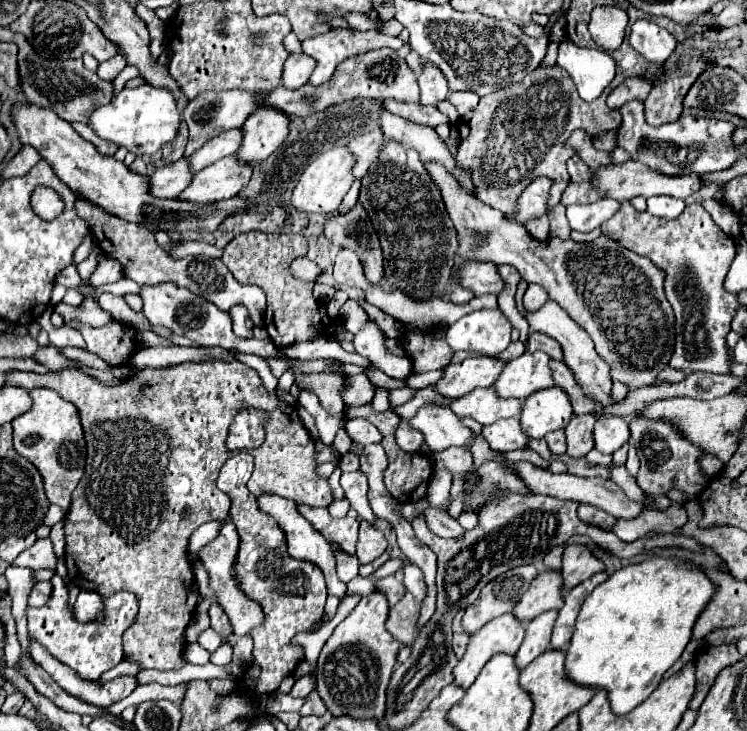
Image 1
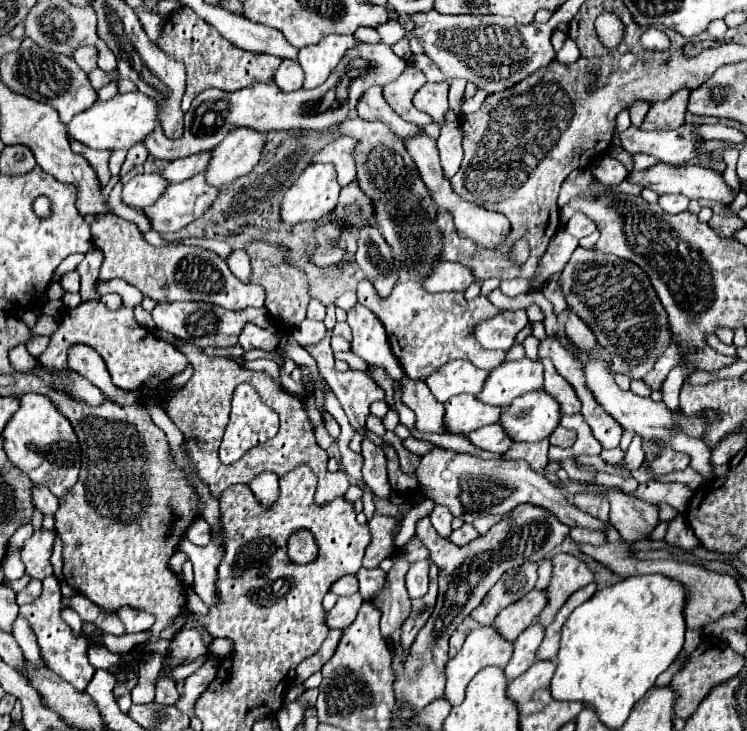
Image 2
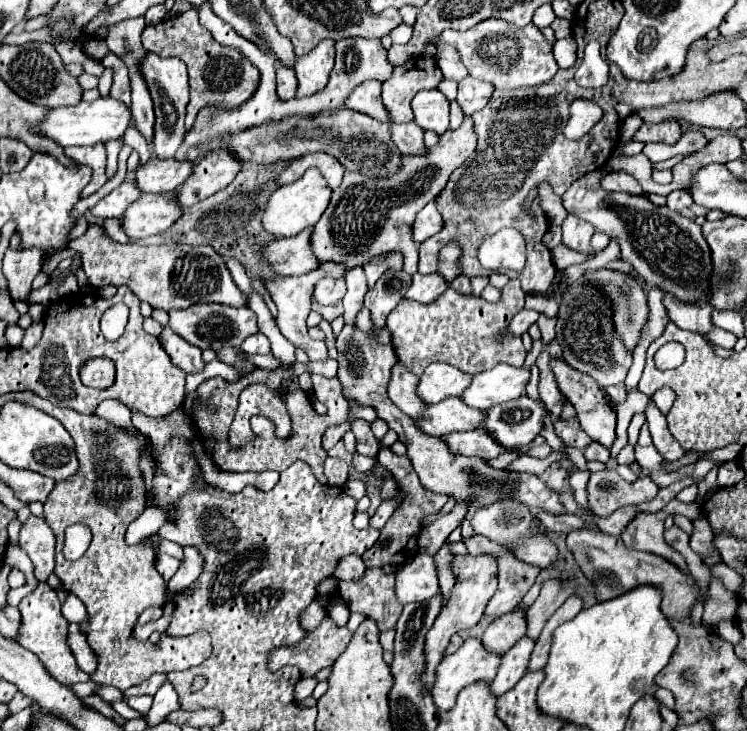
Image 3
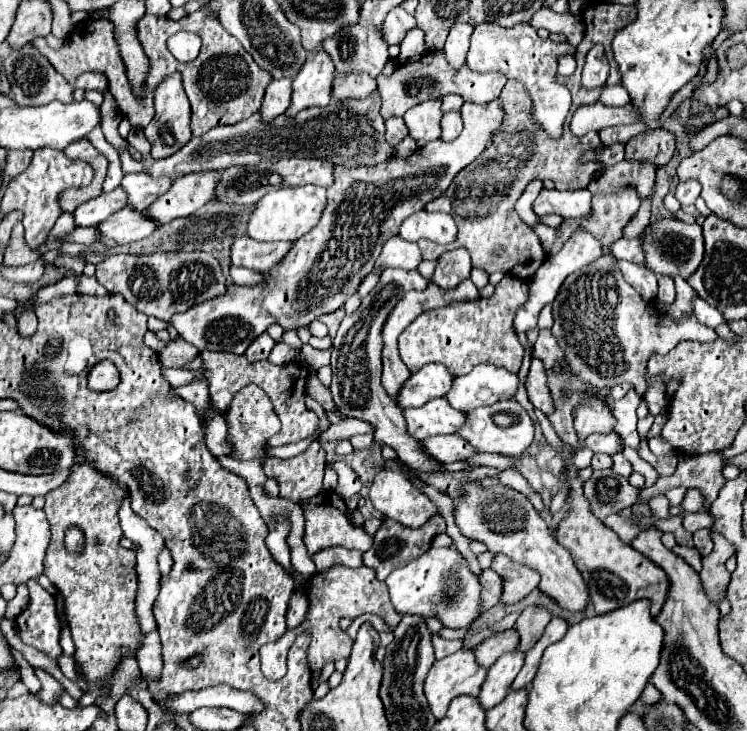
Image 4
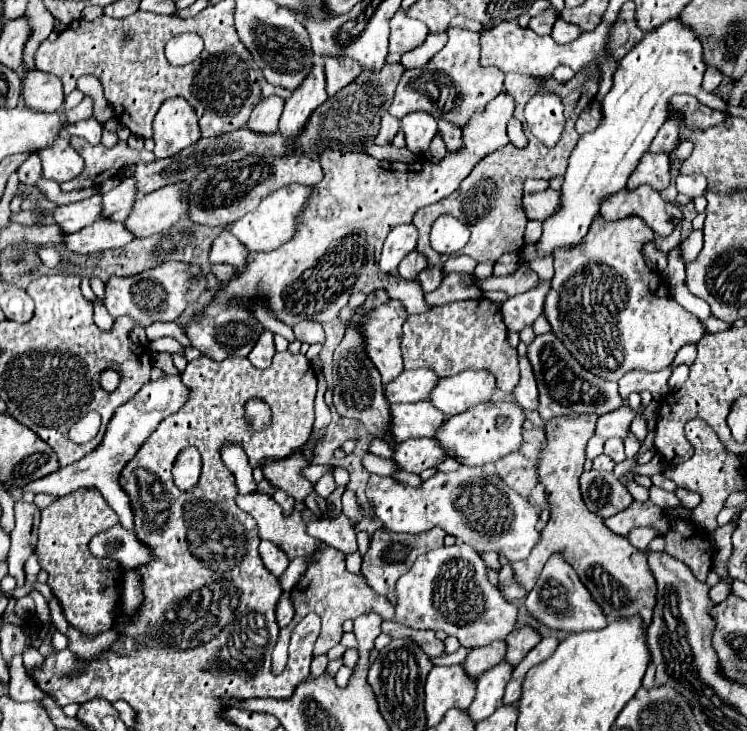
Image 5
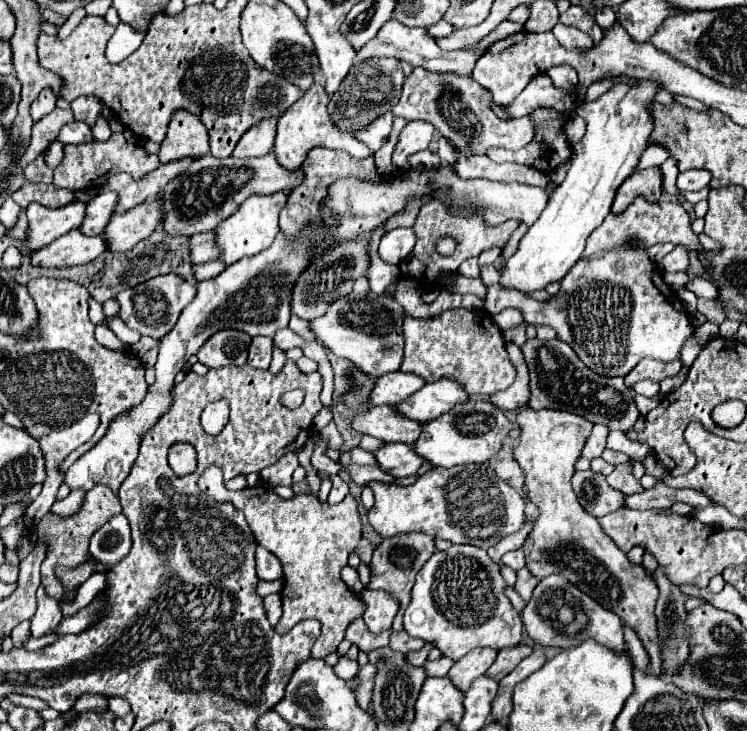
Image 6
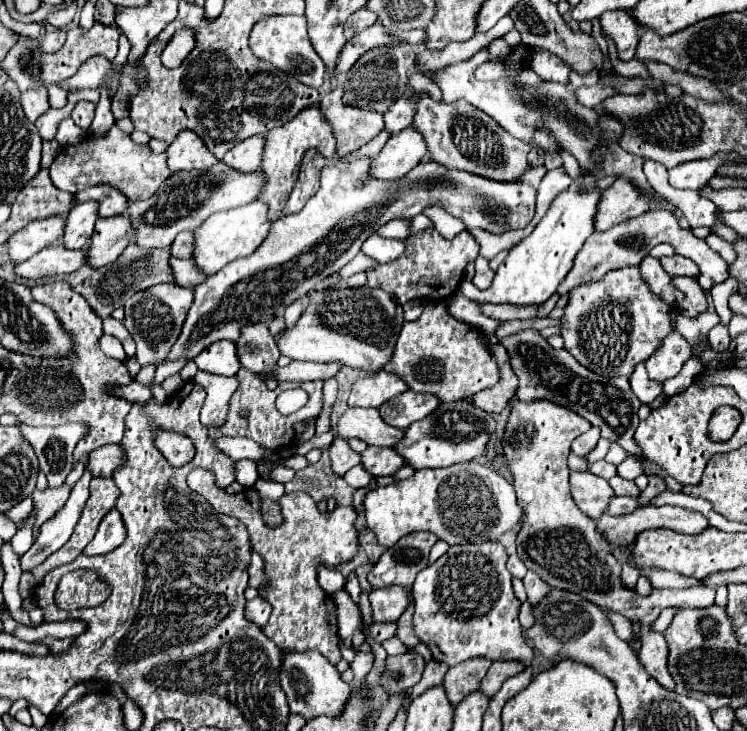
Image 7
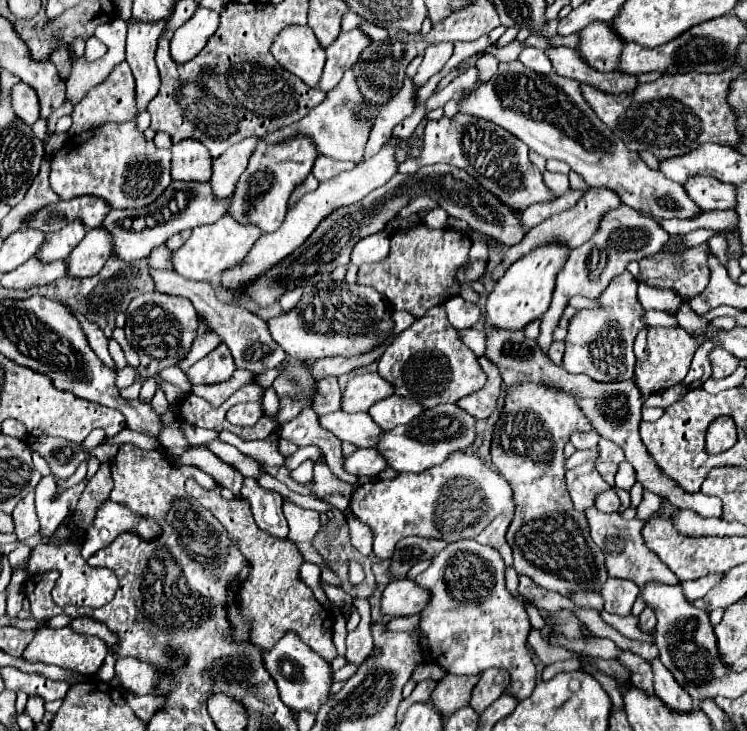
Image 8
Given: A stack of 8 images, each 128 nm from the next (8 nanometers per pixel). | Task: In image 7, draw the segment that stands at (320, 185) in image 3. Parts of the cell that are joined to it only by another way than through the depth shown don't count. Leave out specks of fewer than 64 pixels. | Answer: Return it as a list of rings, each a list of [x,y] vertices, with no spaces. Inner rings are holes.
[[[258,200],[246,204],[244,208],[234,208],[228,212],[216,212],[200,228],[194,230],[192,260],[202,274],[212,276],[220,268],[230,264],[232,260],[250,256],[262,244],[262,240],[268,236],[268,232],[270,232],[270,220],[266,218],[264,204],[260,204]]]

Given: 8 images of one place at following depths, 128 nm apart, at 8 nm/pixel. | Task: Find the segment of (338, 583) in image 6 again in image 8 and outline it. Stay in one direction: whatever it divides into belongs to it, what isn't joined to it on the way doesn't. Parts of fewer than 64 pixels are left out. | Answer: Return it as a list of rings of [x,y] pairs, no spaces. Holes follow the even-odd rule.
[[[188,480],[186,492],[204,508],[208,508],[220,520],[220,524],[224,524],[232,544],[238,546],[250,566],[250,574],[238,590],[242,616],[250,622],[250,640],[262,650],[268,650],[274,648],[276,640],[280,640],[284,632],[292,630],[306,646],[318,652],[324,660],[332,662],[338,656],[332,642],[334,614],[320,606],[314,598],[314,592],[298,578],[298,568],[304,562],[298,548],[290,540],[276,540],[274,536],[260,530],[252,518],[250,504],[246,500],[224,500],[220,496],[220,486],[214,490],[204,490],[194,480]]]

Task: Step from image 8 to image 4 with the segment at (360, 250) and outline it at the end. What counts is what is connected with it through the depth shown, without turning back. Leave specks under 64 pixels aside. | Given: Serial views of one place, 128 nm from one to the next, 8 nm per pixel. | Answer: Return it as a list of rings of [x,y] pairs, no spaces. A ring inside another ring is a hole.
[[[416,212],[408,216],[398,234],[402,240],[416,242],[420,238],[428,238],[436,244],[450,244],[458,236],[458,228],[450,214],[444,212]],[[378,268],[376,272],[371,272],[364,278],[357,290],[357,294],[360,298],[368,295],[373,290],[380,278],[380,274],[382,274],[382,270],[384,270],[384,268]]]

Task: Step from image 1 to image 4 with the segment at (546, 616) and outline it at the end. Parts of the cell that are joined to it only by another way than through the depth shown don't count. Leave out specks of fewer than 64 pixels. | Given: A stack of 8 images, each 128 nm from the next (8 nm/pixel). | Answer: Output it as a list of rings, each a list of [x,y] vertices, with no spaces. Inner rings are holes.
[[[514,650],[510,654],[504,654],[500,656],[490,668],[488,668],[488,674],[486,674],[486,680],[482,684],[482,690],[478,694],[478,704],[484,708],[484,710],[490,710],[494,708],[496,704],[500,704],[504,700],[504,696],[508,694],[510,690],[510,684],[512,680],[516,678],[516,674],[520,672],[524,664],[524,654]]]

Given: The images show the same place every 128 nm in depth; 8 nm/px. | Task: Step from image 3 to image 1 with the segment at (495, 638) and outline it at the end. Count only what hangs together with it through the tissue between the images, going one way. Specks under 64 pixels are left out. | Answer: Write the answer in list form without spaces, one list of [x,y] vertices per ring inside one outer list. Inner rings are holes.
[[[544,570],[534,578],[530,588],[524,592],[522,600],[514,606],[512,616],[516,616],[518,622],[530,622],[542,612],[560,610],[562,602],[564,600],[562,600],[560,572]]]

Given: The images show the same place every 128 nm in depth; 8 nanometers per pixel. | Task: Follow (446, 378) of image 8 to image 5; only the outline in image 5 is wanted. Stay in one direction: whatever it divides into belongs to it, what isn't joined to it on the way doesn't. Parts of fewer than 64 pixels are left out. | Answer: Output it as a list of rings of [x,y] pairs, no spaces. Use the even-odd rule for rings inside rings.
[[[484,298],[480,300],[466,300],[466,302],[450,302],[442,306],[433,307],[426,314],[408,316],[404,322],[404,336],[402,336],[402,356],[404,368],[432,368],[440,378],[454,376],[464,370],[486,370],[496,378],[496,388],[504,392],[512,392],[518,384],[518,354],[506,340],[506,326],[502,322],[502,312],[498,304],[488,304]]]

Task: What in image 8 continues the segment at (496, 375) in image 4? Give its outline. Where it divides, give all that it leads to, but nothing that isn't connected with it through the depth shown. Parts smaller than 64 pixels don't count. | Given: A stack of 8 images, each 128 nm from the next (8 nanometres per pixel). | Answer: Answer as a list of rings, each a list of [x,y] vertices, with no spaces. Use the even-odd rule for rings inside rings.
[[[396,394],[372,404],[372,408],[368,410],[372,420],[376,424],[380,424],[382,430],[392,430],[392,428],[396,428],[400,424],[408,424],[420,412],[422,412],[422,406],[418,402],[414,402],[410,398],[396,396]]]

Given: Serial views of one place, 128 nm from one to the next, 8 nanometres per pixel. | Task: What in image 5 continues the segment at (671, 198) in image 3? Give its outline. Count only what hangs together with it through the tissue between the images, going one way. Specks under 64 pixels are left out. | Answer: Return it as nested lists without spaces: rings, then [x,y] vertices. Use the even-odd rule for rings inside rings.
[[[678,174],[674,182],[678,186],[678,192],[680,194],[688,194],[690,198],[702,196],[706,192],[706,184],[708,184],[706,178],[704,178],[704,174],[690,174],[690,176]]]

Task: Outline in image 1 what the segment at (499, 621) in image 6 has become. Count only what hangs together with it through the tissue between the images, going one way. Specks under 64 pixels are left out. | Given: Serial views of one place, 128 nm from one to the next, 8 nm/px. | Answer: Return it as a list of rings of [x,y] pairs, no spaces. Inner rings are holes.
[[[406,564],[404,566],[404,586],[408,592],[414,594],[416,600],[424,600],[426,596],[426,584],[424,584],[424,576],[422,576],[422,570],[414,564]]]

